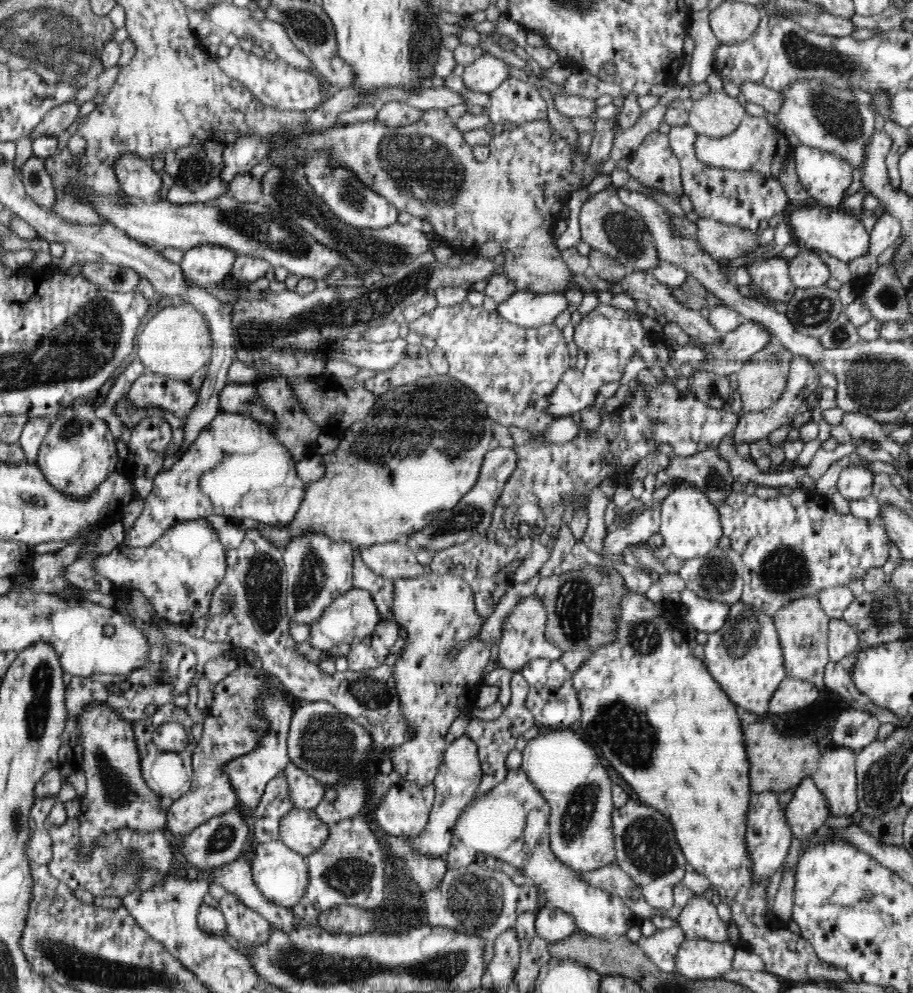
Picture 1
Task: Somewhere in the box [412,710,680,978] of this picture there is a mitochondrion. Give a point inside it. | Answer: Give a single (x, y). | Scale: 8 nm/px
(475, 899)

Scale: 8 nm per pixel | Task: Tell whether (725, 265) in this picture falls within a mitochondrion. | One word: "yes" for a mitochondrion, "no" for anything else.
no

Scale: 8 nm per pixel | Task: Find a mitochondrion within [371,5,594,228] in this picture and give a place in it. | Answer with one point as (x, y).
(423, 50)

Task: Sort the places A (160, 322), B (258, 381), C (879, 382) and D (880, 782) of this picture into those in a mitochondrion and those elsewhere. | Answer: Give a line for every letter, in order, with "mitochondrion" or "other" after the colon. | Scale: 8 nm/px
A: other
B: other
C: mitochondrion
D: mitochondrion

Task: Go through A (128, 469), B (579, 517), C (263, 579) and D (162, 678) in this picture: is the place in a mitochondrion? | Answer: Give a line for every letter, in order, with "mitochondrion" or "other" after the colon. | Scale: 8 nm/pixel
A: other
B: other
C: mitochondrion
D: mitochondrion

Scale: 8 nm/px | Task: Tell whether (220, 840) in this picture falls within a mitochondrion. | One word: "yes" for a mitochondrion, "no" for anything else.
yes

